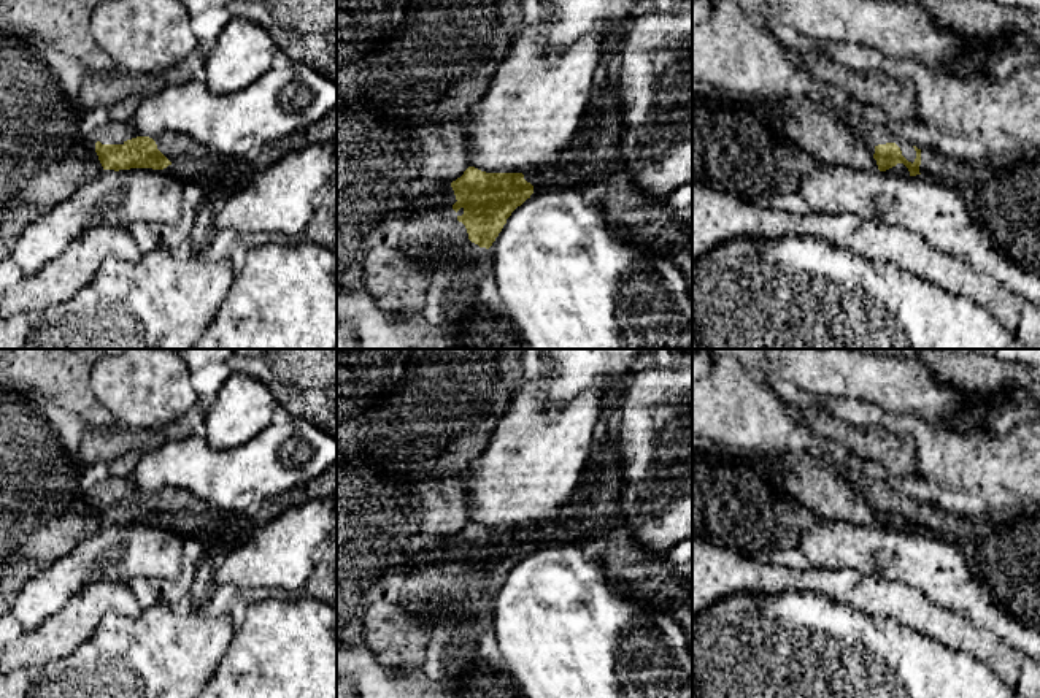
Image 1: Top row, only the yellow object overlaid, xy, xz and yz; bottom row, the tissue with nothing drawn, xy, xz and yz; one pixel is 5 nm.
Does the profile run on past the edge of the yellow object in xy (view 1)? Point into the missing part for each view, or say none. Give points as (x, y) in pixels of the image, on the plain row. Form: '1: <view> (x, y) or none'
1: xy (177, 503)

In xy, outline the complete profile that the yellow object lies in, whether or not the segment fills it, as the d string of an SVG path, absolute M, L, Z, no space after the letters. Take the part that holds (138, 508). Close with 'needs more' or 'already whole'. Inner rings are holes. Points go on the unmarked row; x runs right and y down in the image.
M165 489L157 497L137 492L122 500L95 498L103 525L152 524L164 525L171 519L200 511L200 503L184 490Z; needs more

